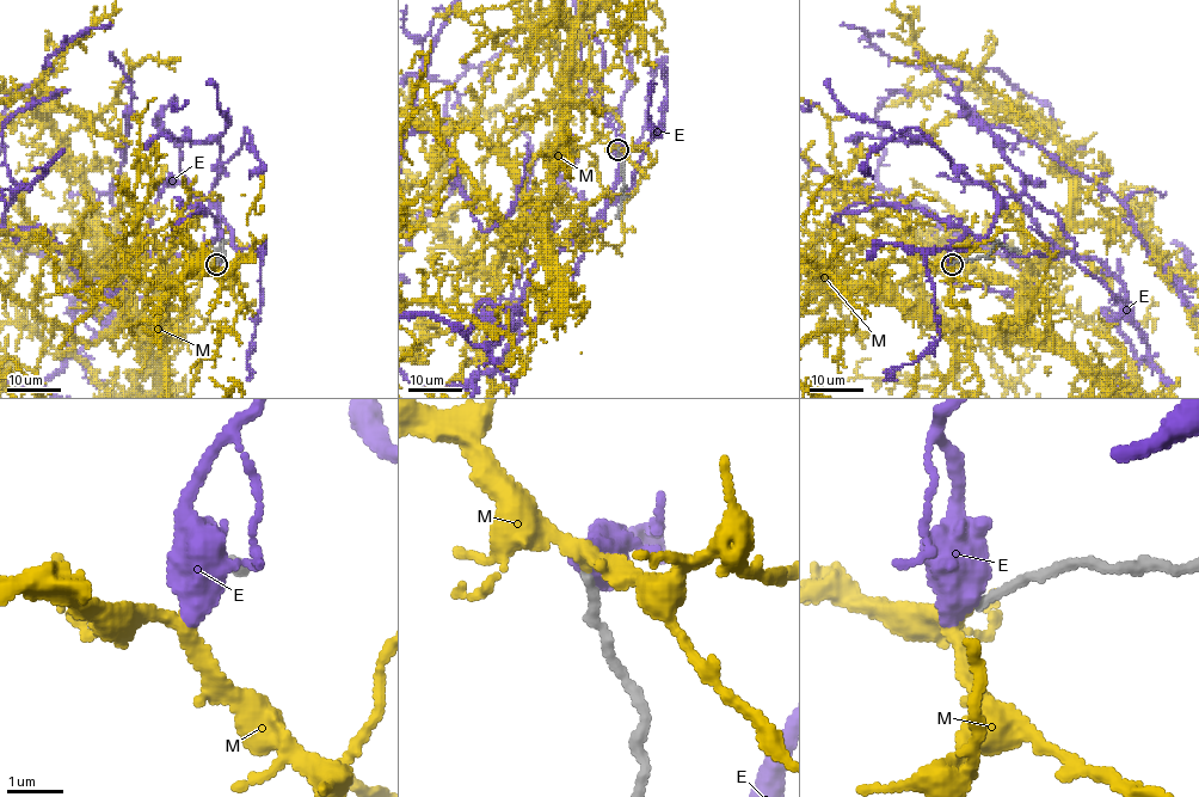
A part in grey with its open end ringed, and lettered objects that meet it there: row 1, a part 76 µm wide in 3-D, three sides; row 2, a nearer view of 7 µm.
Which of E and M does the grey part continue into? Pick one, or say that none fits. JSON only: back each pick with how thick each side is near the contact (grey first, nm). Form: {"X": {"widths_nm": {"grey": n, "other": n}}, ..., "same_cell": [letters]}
{"same_cell": []}

